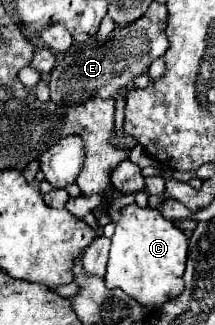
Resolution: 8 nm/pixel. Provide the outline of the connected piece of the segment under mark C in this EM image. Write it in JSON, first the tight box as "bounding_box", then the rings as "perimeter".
{"bounding_box":[105,205,187,309],"perimeter":[[[127,205],[115,223],[111,251],[107,261],[105,283],[109,289],[119,287],[127,295],[139,299],[147,309],[159,309],[163,303],[183,293],[183,271],[187,261],[187,237],[157,209]]]}

